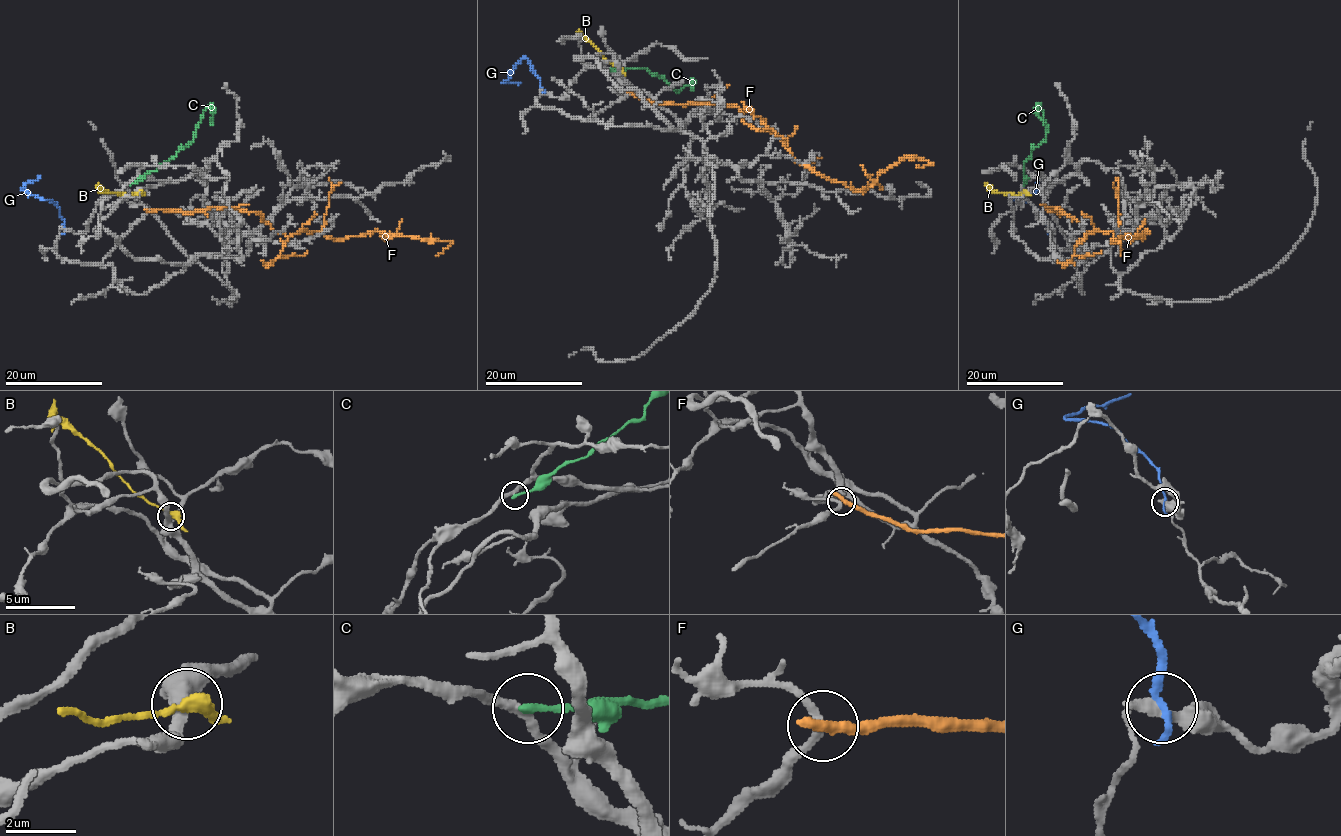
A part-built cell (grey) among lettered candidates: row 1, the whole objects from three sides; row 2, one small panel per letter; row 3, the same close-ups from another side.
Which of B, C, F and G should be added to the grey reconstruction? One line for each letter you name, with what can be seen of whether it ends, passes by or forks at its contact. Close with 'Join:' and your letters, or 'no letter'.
Join: no letter

